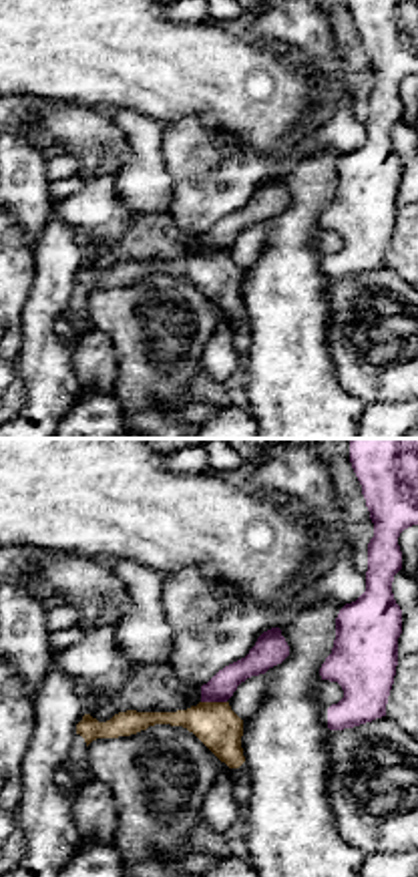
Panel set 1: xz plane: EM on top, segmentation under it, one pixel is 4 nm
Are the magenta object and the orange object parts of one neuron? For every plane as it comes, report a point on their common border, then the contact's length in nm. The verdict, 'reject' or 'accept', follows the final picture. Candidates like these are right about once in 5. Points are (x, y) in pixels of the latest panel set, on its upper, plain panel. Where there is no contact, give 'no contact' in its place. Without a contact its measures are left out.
meets magenta at (214, 250); contact 100 nm long

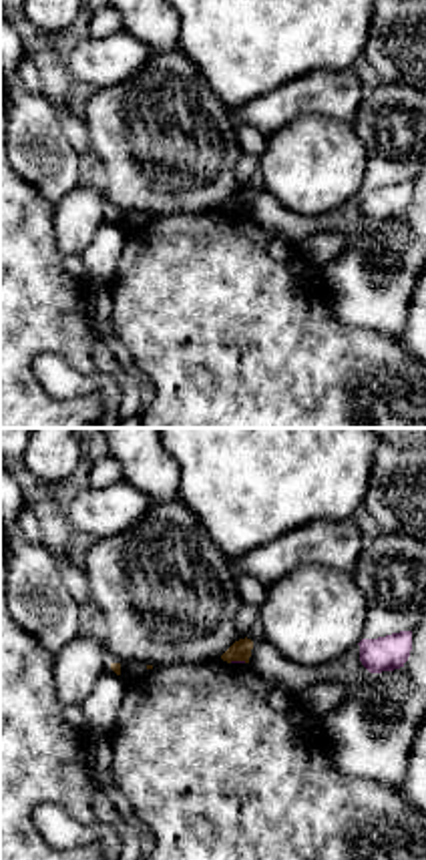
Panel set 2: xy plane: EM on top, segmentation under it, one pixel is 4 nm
meets magenta at (238, 211); contact 70 nm long

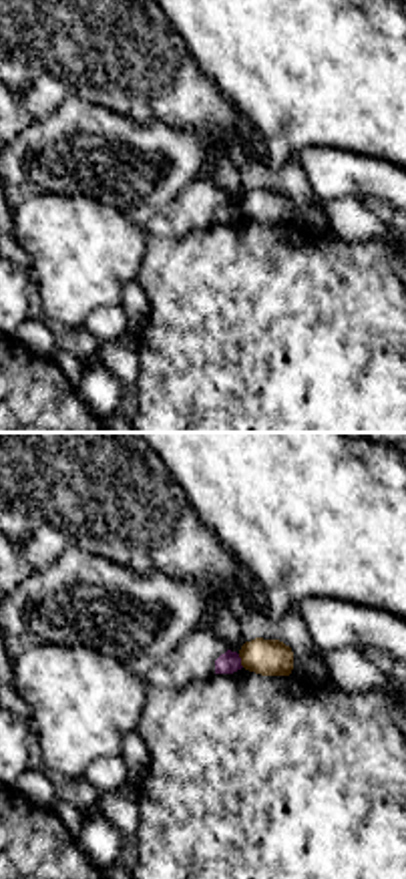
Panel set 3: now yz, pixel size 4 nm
meets magenta at (240, 210); contact 60 nm long

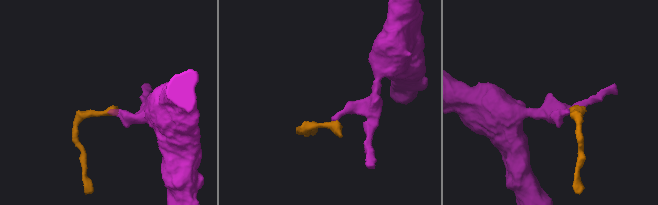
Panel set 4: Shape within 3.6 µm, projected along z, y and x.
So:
reject

